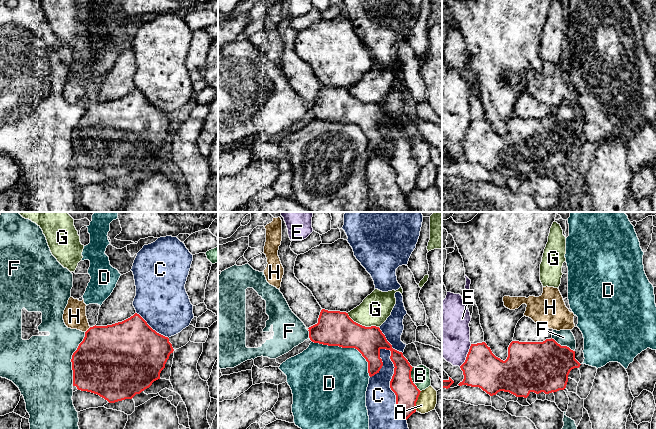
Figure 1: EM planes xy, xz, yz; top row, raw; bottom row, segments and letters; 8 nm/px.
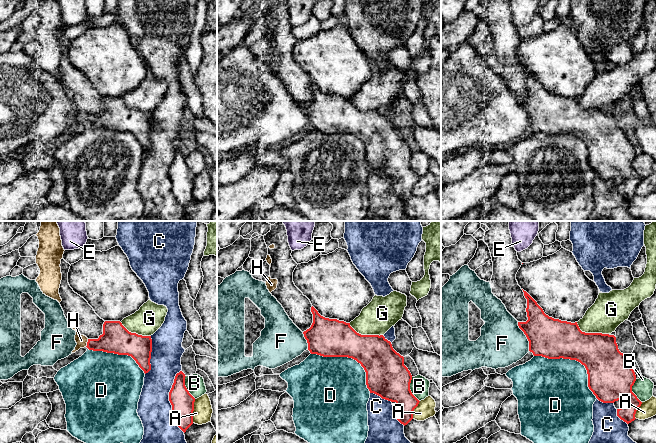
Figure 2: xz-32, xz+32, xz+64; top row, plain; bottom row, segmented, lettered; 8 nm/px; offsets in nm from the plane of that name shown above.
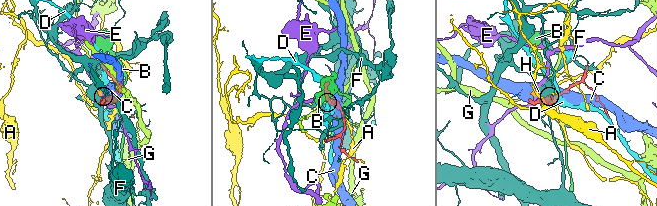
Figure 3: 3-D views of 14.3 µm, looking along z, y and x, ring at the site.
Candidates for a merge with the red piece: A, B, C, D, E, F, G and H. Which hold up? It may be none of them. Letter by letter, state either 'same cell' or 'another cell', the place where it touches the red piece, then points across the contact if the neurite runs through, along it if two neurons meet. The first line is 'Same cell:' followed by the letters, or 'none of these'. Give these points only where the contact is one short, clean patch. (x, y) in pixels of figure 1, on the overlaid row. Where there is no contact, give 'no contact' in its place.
Same cell: none of these
A: another cell | xz (416, 401)
B: another cell | xz (411, 379)
C: another cell | xz (390, 381)
D: another cell | xz (348, 347)
E: another cell | yz (467, 355) | along yz (471, 344), (466, 359), (459, 366)
F: another cell | xy (71, 359)
G: another cell | xz (361, 325) | along xz (347, 313), (354, 321), (362, 325), (378, 327)
H: another cell | xy (87, 330) | along xy (90, 327), (85, 332)

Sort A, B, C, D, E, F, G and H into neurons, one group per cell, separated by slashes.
A / B / C / D / E / F / G / H

